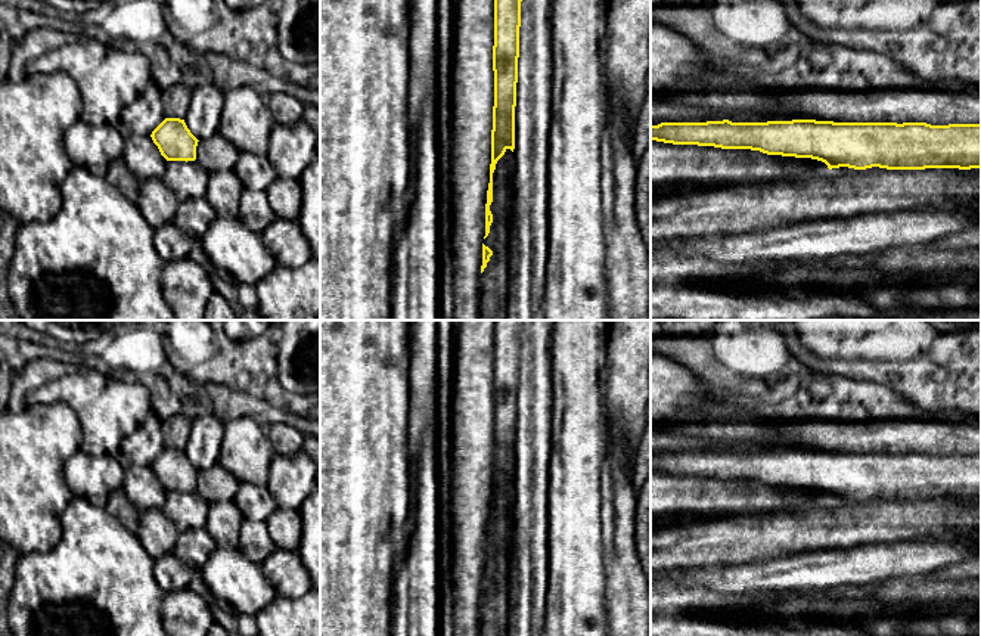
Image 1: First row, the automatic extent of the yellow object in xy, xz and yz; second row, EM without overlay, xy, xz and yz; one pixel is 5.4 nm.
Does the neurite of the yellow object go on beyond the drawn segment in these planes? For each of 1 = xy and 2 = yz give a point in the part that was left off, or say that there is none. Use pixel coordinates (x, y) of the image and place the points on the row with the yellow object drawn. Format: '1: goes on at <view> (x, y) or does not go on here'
1: does not go on here
2: does not go on here

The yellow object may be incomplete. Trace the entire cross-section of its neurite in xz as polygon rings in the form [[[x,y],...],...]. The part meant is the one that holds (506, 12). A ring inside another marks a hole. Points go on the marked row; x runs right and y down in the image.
[[[494,0],[494,106],[491,130],[490,183],[485,204],[485,236],[490,233],[493,214],[493,173],[507,149],[515,149],[515,106],[519,58],[519,27],[522,0]]]

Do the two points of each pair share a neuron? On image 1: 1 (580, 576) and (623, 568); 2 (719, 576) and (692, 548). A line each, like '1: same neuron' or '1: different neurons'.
1: different neurons
2: different neurons

